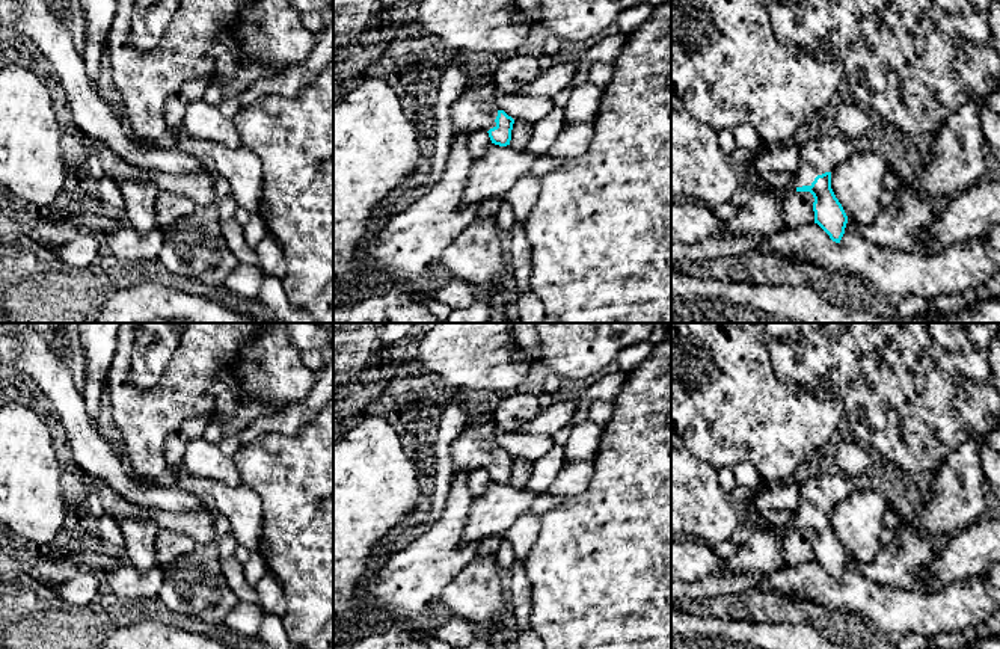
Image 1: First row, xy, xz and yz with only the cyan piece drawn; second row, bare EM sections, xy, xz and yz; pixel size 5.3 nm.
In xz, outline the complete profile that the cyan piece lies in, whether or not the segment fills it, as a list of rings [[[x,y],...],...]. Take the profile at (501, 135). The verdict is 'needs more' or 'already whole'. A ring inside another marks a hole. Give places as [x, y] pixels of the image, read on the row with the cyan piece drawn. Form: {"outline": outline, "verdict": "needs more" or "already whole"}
{"outline": [[[478,86],[463,94],[452,104],[449,116],[454,133],[487,131],[492,143],[510,145],[514,119],[498,109],[489,86]]], "verdict": "needs more"}

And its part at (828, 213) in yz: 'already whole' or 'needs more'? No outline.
needs more

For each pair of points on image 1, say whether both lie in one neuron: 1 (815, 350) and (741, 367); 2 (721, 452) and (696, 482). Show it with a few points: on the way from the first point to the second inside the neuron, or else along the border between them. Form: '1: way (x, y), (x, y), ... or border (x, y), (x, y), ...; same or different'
1: border (765, 338), (773, 370), (780, 378), (797, 385); different
2: border (687, 450), (715, 470); different

